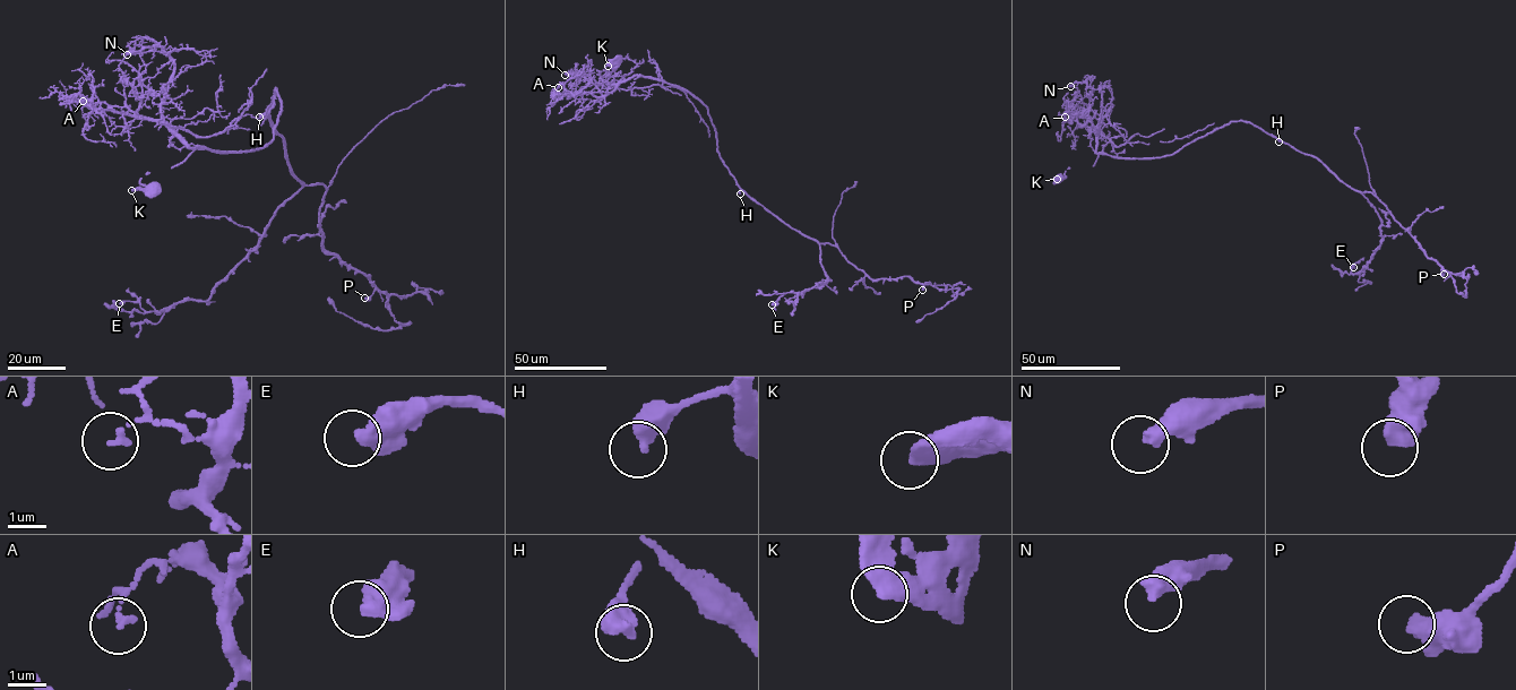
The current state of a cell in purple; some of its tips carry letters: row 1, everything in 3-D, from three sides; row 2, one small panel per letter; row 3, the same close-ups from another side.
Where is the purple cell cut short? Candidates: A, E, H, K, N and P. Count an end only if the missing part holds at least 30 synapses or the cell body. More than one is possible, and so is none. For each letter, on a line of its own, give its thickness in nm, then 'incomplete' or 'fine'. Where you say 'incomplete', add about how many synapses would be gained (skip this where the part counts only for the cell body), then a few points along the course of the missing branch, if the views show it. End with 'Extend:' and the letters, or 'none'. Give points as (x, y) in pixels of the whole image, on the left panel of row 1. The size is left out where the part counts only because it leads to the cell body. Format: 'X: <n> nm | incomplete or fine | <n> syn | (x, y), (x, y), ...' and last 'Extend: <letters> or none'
A: 130 nm | fine
E: 480 nm | fine
H: 480 nm | fine
K: 340 nm | fine
N: 440 nm | incomplete | 90 syn | (127, 54), (117, 61), (98, 62), (79, 71)
P: 550 nm | fine
Extend: N

